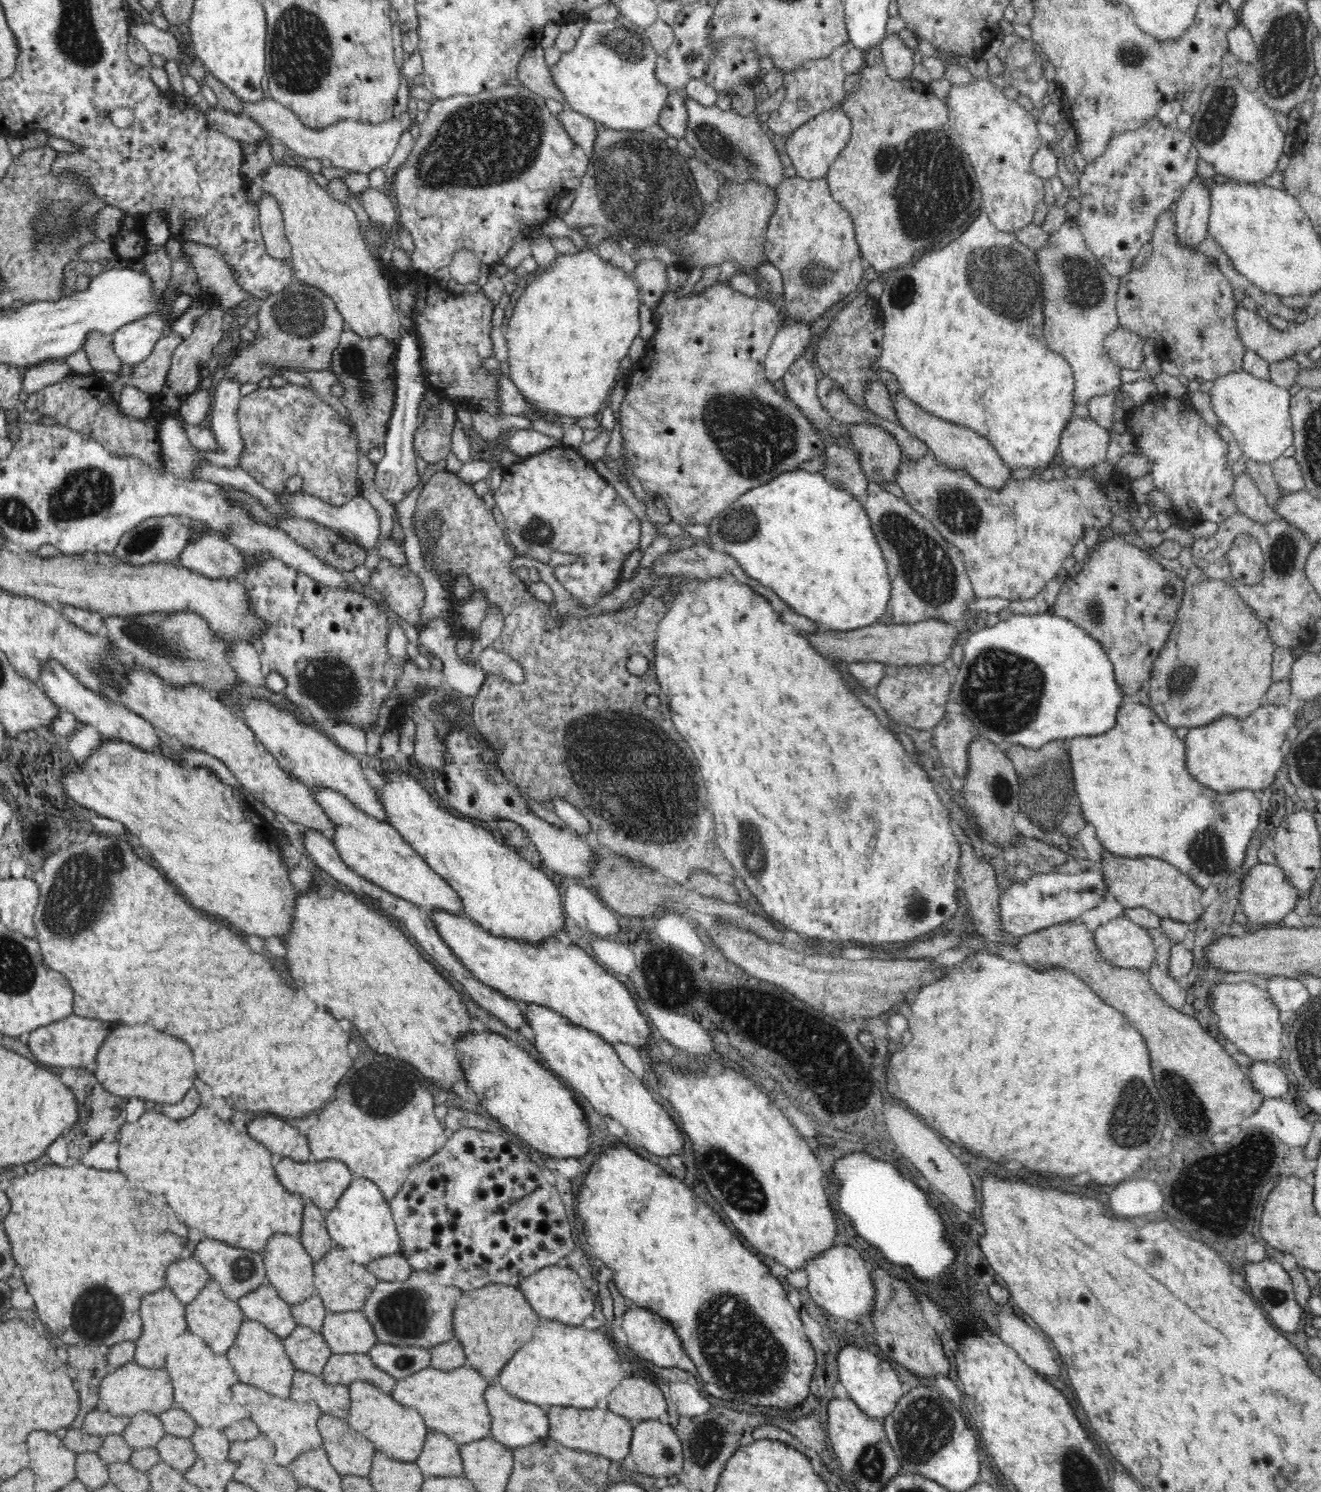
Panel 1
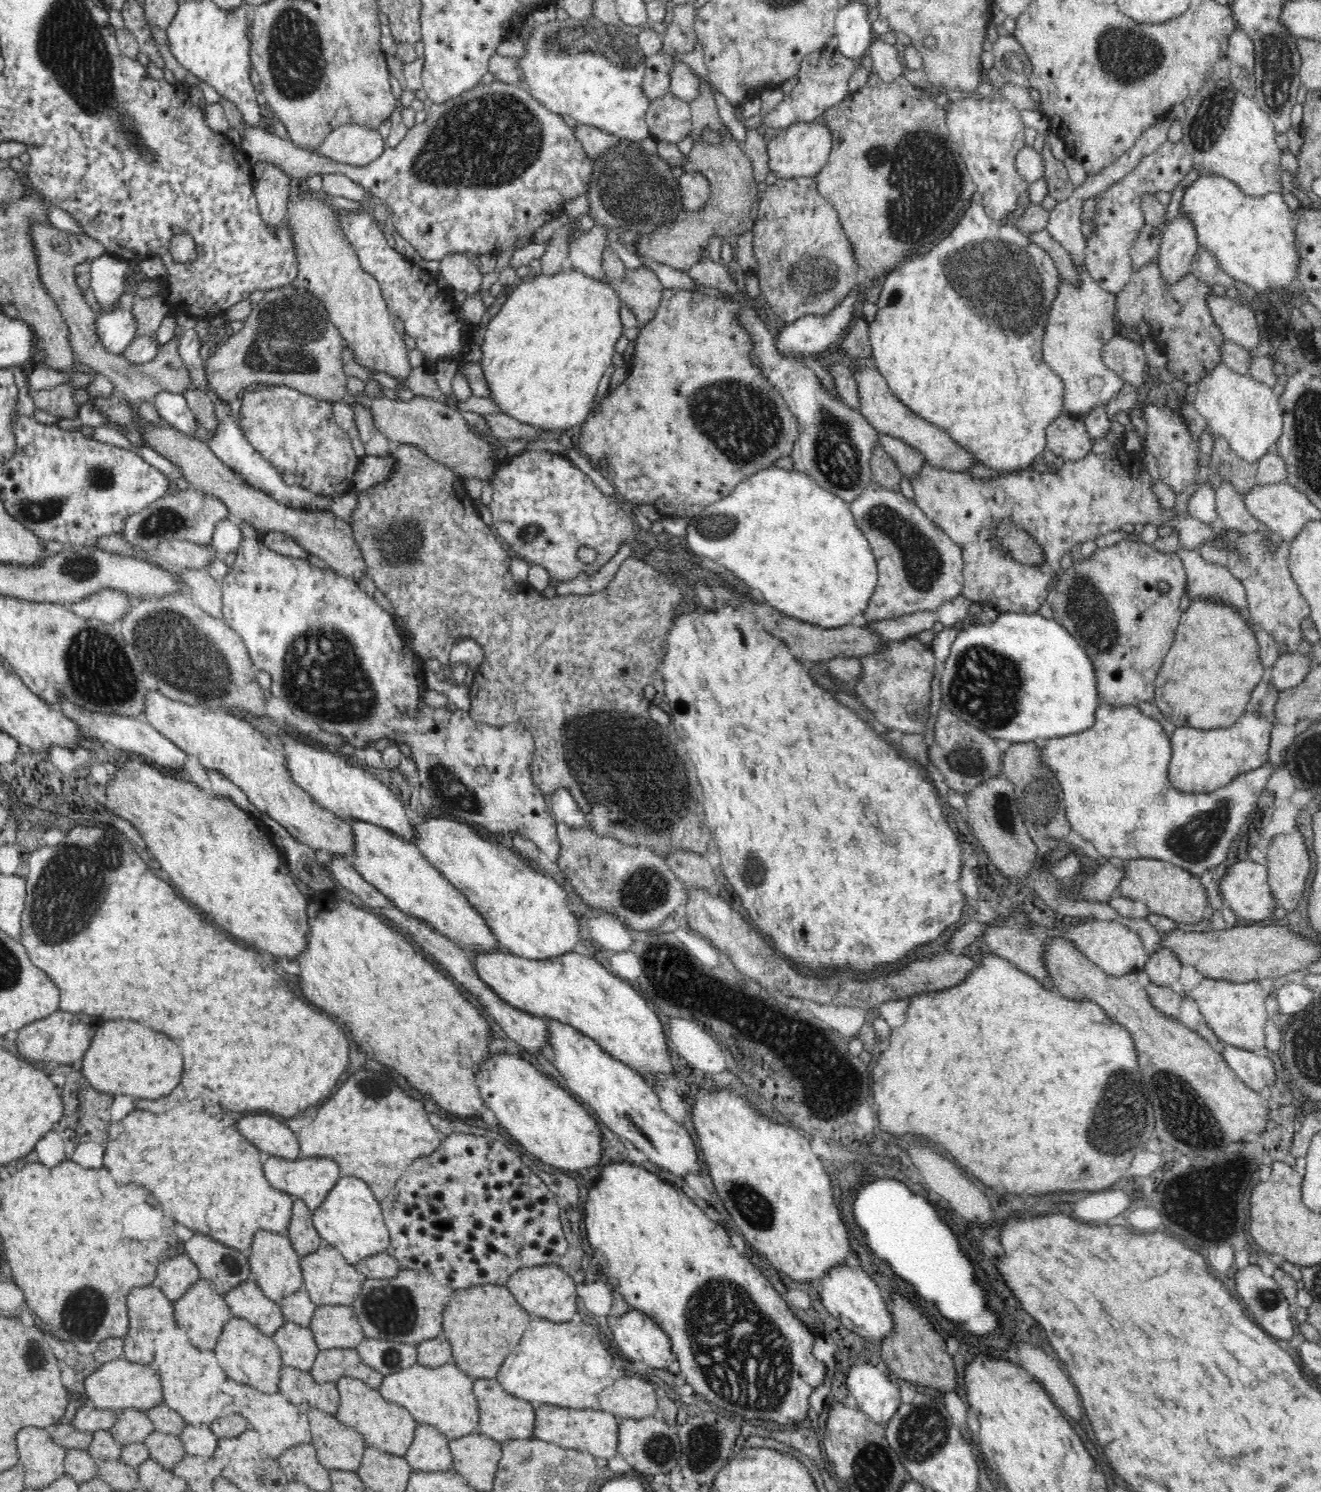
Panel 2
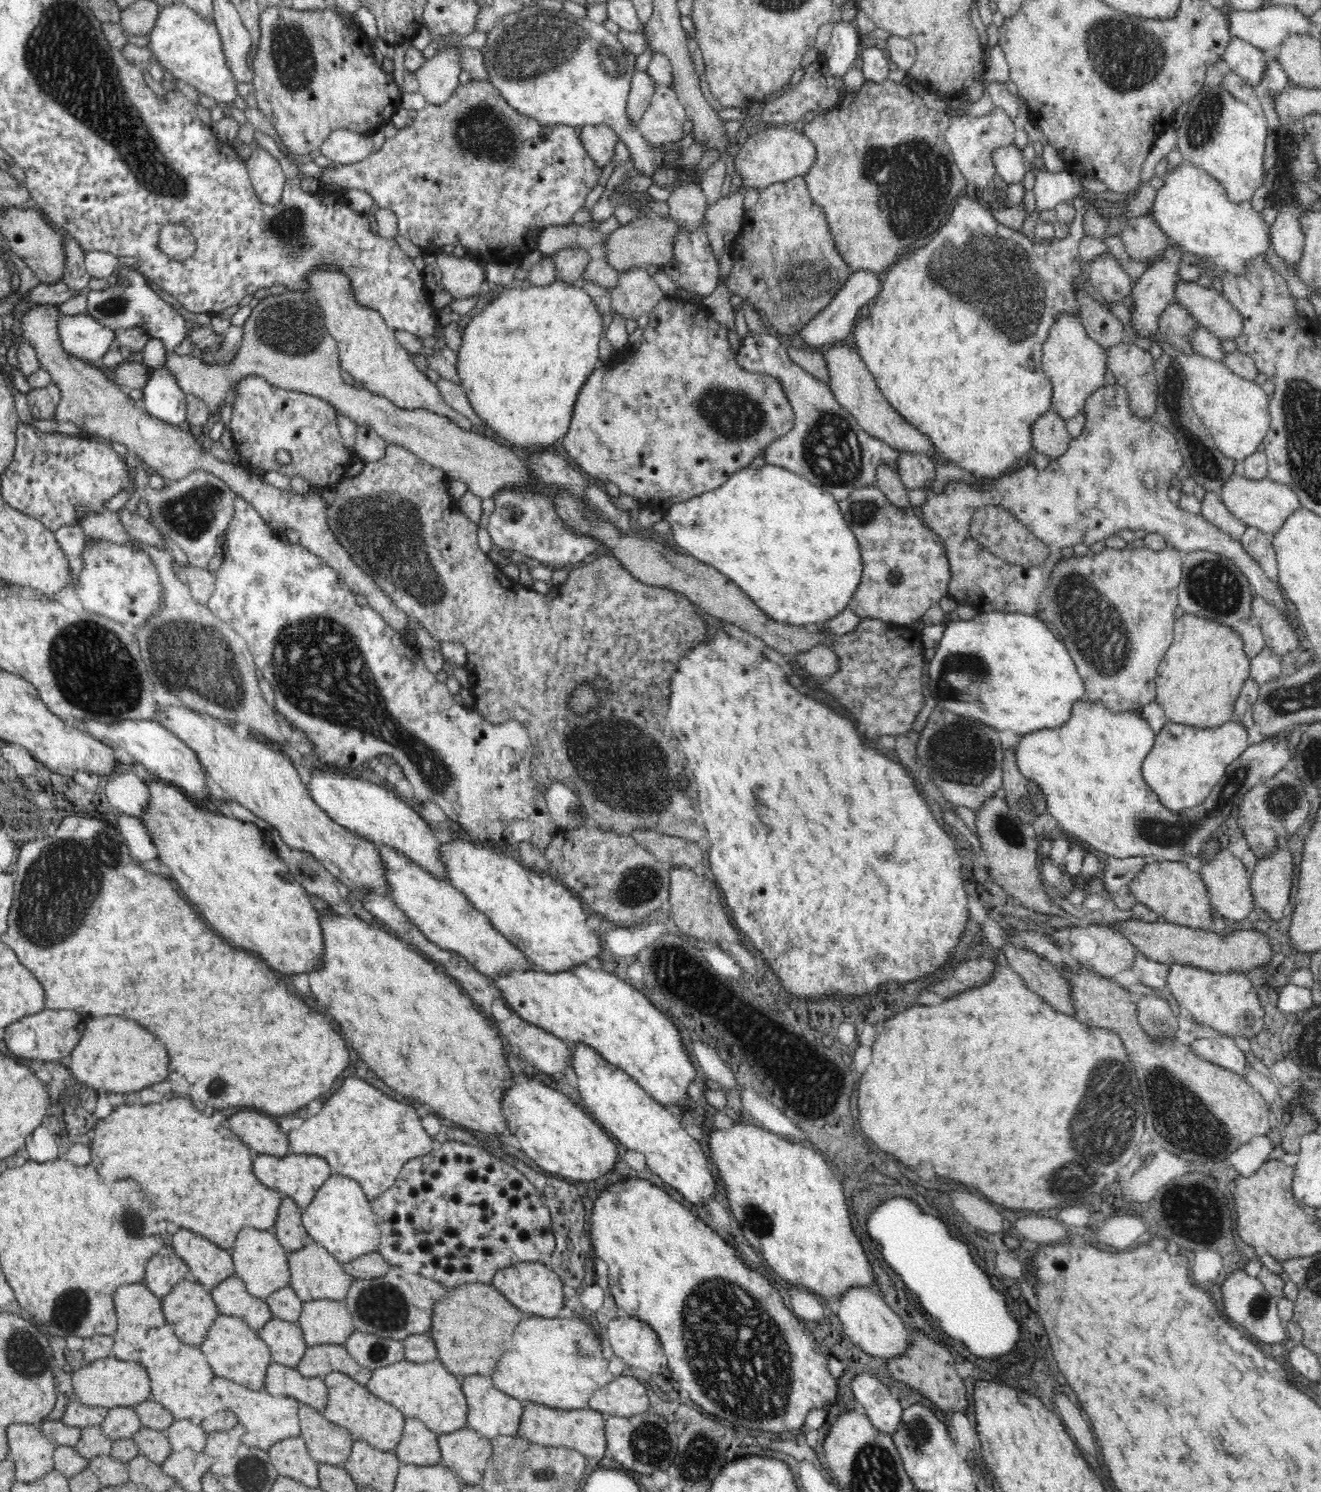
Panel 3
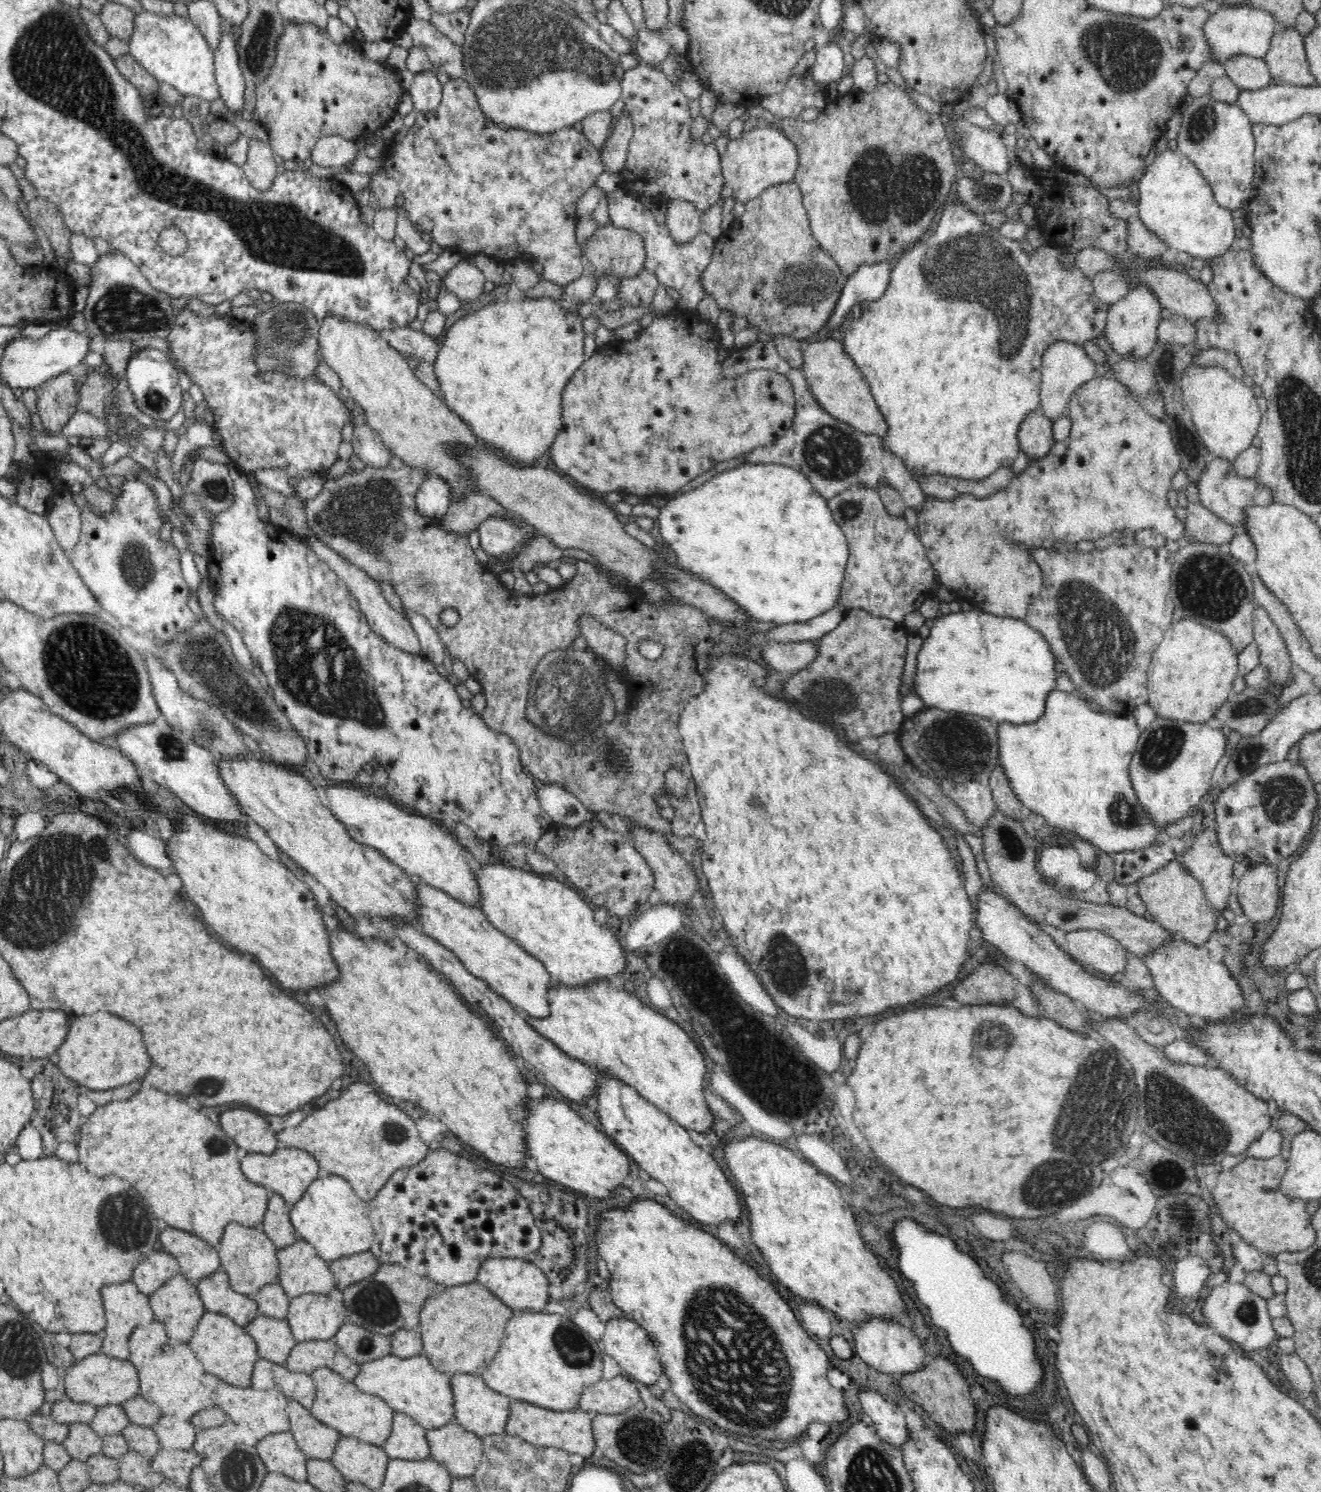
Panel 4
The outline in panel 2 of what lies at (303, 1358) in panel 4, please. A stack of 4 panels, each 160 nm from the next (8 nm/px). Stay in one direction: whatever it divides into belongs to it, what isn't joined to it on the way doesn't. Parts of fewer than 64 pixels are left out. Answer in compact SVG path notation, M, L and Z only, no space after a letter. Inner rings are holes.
M356 1349L319 1350L314 1367L309 1371L319 1383L336 1382L342 1377L354 1377L370 1388L378 1389L384 1375L367 1366L358 1356Z

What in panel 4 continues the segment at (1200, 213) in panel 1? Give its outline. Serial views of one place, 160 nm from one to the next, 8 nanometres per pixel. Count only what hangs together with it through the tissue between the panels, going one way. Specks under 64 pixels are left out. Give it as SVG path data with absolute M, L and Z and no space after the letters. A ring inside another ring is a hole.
M1136 285L1120 301L1109 305L1104 333L1113 348L1114 358L1146 359L1158 342L1158 322L1164 316L1156 293L1148 285Z

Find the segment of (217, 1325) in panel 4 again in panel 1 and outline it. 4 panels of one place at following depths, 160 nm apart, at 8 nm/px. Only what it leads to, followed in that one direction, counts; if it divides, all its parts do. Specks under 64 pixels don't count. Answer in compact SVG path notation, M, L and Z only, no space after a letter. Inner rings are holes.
M248 1319L242 1322L237 1339L226 1358L244 1385L262 1389L263 1392L274 1394L275 1397L290 1398L290 1386L296 1368L285 1351L282 1339L260 1322Z

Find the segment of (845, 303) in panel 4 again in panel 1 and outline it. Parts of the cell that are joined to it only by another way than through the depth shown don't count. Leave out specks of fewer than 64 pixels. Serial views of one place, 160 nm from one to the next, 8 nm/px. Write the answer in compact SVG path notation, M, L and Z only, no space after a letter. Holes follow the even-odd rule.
M808 325L780 326L765 358L765 375L770 383L782 380L790 365L813 346L812 330Z

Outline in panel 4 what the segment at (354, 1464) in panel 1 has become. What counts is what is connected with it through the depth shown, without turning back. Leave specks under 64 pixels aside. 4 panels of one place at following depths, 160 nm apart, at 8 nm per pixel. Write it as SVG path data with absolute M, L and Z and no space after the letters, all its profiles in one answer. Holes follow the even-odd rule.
M289 1400L287 1413L290 1419L290 1432L302 1453L308 1459L330 1461L342 1434L314 1418L310 1409L298 1401Z

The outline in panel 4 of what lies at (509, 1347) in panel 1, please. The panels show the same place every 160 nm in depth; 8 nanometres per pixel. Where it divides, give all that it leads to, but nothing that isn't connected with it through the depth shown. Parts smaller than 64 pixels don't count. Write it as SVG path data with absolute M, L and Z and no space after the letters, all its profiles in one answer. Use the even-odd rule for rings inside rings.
M478 1281L450 1286L422 1304L418 1331L423 1354L436 1370L480 1376L494 1360L512 1309Z

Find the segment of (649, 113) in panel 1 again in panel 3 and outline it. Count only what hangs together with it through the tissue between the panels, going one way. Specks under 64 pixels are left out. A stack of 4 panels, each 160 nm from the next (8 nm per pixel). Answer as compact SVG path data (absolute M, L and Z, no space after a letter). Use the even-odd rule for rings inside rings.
M524 5L520 12L504 14L492 30L485 32L486 46L480 50L484 53L484 63L488 69L488 81L506 98L508 105L516 111L537 120L541 126L597 126L606 125L619 137L630 152L634 161L633 172L652 176L663 167L666 152L685 150L694 144L694 131L676 143L666 144L660 148L650 145L642 136L638 126L633 126L626 113L626 104L631 89L631 80L635 73L635 54L618 41L618 33L611 33L606 25L591 21L583 14L575 17L564 10L554 11L540 9L538 5Z

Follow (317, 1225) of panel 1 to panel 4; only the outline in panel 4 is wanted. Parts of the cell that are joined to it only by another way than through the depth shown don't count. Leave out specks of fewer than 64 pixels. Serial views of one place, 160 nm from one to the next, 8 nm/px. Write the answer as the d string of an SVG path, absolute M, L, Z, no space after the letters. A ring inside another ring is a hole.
M270 1194L261 1226L278 1249L286 1248L300 1239L291 1222L291 1207L279 1194Z

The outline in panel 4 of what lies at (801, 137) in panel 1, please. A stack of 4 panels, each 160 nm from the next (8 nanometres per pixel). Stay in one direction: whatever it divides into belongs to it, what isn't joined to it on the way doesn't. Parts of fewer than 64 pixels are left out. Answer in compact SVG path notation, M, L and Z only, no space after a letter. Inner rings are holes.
M755 128L742 133L740 140L728 143L721 158L721 172L725 178L722 190L722 202L732 198L748 202L757 198L764 190L780 184L790 183L798 170L799 157L797 146L783 132L774 128Z

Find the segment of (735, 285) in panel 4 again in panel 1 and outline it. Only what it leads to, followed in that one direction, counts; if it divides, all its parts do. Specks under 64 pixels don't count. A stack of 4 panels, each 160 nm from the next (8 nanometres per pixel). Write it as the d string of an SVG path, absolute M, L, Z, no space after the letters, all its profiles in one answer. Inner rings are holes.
M785 177L777 186L776 210L764 234L764 252L783 278L781 310L790 317L814 321L857 289L866 269L854 233L854 221L830 193L826 178Z

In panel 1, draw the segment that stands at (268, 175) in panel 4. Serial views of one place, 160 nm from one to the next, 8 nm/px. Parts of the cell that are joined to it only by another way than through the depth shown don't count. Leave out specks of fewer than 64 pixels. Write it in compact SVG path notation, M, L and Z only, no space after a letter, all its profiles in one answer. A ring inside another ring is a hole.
M261 192L261 201L256 207L259 210L259 223L268 255L278 261L292 262L291 244L286 238L283 216L276 199Z

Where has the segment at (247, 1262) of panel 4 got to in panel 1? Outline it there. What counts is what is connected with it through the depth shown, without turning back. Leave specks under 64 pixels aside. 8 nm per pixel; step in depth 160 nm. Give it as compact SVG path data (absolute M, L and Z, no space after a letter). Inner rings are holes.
M274 1234L268 1240L262 1255L264 1267L266 1267L266 1282L278 1291L283 1301L289 1305L300 1304L302 1300L316 1294L314 1267L312 1267L315 1260L310 1257L300 1238L286 1234Z

